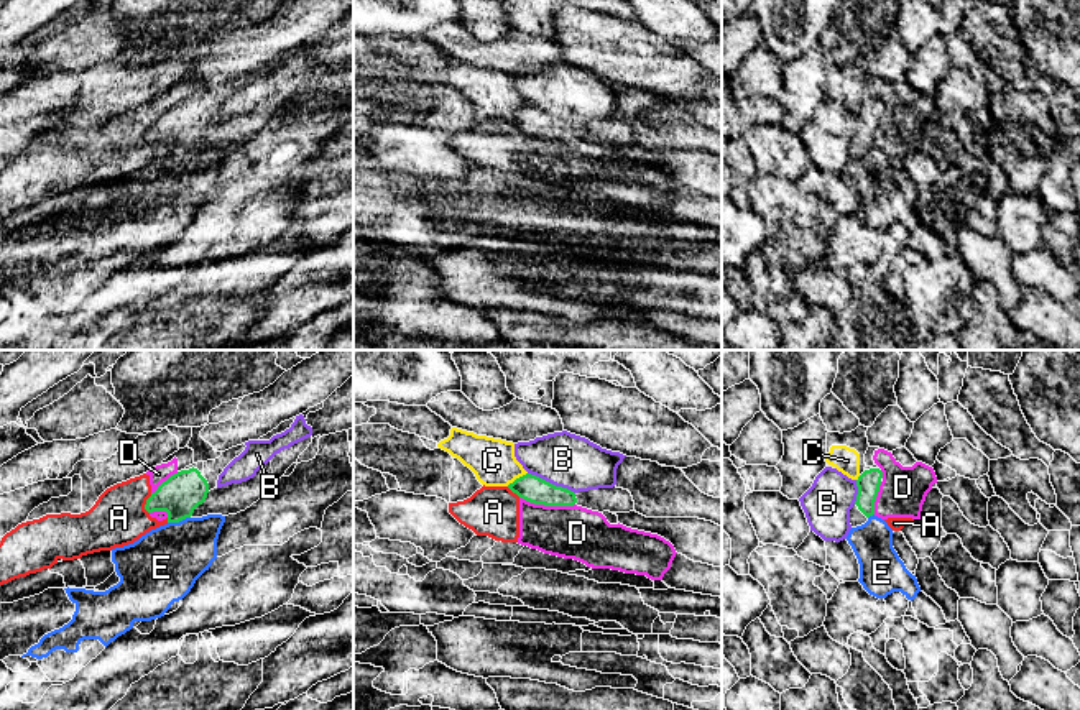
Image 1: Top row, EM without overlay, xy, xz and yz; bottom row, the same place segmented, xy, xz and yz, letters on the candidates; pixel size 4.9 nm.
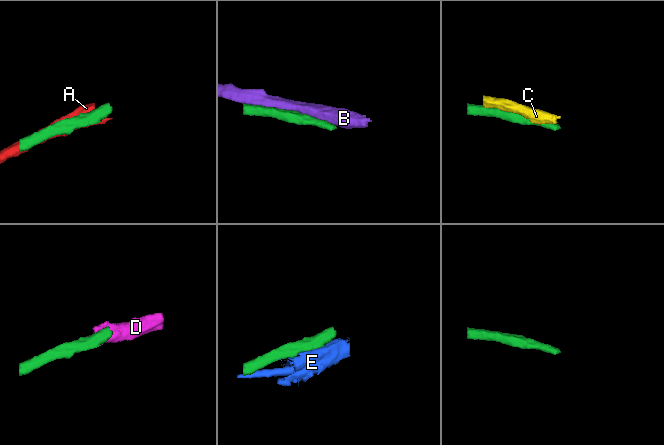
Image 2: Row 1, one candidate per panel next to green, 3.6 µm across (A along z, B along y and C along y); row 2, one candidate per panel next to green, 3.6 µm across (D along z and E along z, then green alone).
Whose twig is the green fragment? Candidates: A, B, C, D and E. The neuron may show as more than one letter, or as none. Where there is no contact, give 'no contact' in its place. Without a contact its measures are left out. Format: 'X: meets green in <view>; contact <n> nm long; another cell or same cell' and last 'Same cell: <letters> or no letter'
A: meets green in xy; contact 110 nm long; another cell
B: meets green in xz; contact 260 nm long; another cell
C: meets green in xz; contact 120 nm long; another cell
D: meets green in xz; contact 280 nm long; another cell
E: meets green in xy; contact 120 nm long; another cell
Same cell: no letter

